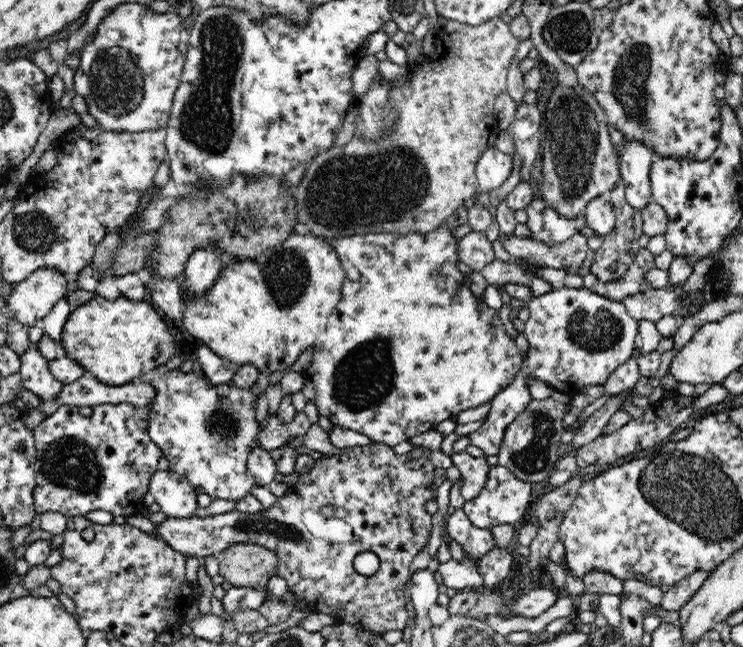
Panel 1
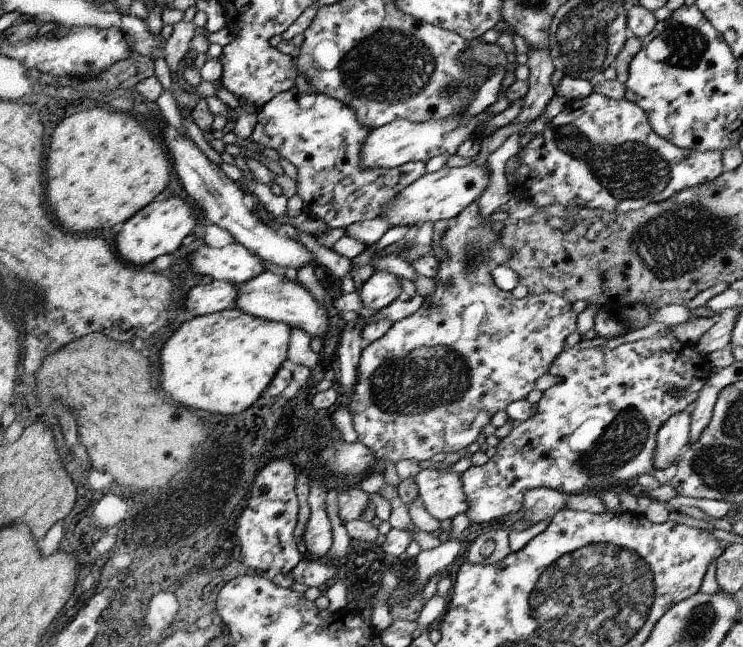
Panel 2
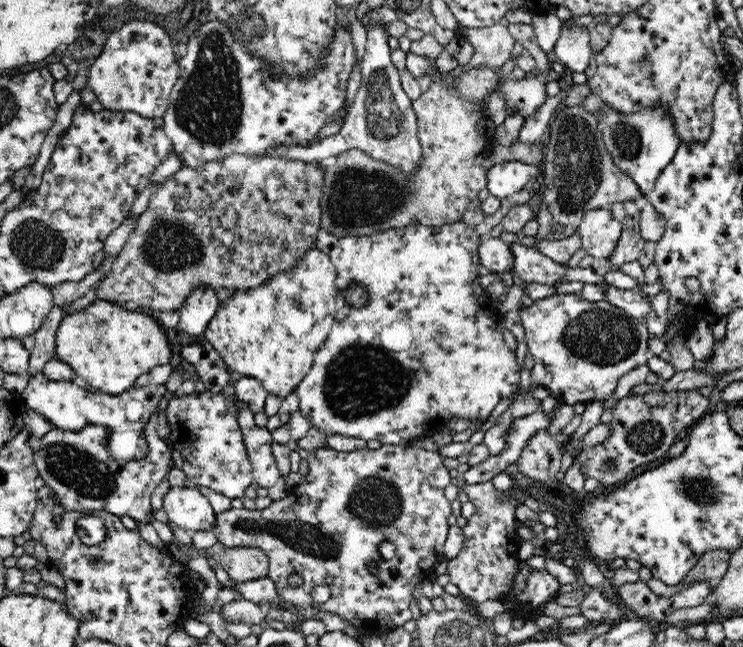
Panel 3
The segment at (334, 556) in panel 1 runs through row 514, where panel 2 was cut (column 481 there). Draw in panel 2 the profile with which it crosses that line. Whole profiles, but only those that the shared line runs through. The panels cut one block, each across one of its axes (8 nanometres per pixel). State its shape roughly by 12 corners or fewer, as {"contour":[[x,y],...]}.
{"contour":[[471,202],[434,293],[367,344],[347,407],[377,459],[430,460],[526,399],[576,331],[499,289]]}

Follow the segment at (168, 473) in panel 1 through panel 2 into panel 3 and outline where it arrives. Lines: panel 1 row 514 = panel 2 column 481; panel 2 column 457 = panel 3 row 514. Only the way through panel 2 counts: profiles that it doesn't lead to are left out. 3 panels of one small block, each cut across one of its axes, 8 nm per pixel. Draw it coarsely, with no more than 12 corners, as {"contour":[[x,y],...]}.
{"contour":[[170,486],[169,522],[189,533],[216,524],[212,503],[192,486]]}

